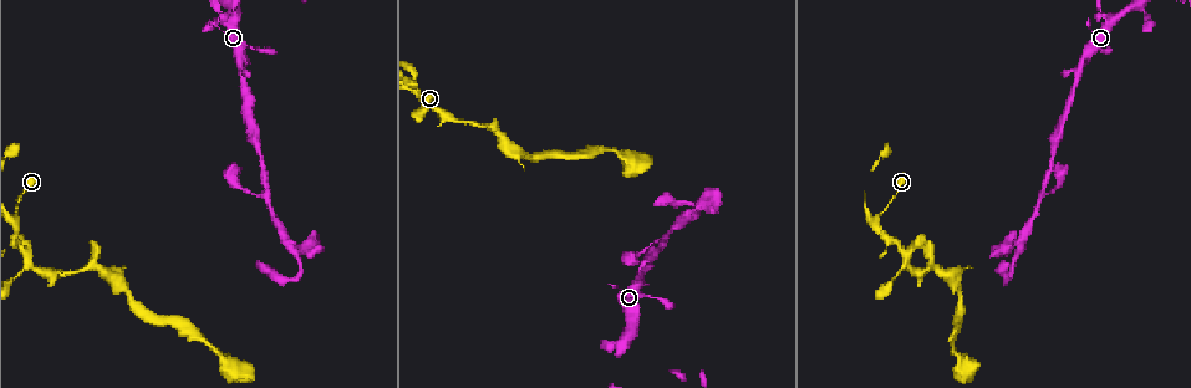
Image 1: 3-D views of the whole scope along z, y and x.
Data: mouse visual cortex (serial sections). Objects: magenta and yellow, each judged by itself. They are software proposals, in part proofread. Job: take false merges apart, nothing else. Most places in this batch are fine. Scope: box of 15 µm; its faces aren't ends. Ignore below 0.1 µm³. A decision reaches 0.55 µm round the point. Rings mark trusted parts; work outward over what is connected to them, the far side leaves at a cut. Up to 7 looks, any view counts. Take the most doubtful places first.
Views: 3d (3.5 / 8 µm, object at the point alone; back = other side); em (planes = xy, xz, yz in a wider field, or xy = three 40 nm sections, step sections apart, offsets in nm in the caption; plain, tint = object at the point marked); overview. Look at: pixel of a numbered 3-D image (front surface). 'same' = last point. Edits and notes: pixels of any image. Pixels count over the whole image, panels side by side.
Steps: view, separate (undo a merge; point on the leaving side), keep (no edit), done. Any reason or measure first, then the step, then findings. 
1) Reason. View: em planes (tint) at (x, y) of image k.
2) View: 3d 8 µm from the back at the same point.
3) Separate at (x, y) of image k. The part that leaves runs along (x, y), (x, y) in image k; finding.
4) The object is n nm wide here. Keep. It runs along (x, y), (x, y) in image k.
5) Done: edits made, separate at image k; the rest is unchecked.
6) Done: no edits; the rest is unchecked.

Two arms in line, one across. View: 3d 8 µm at (263, 191) of image 1.

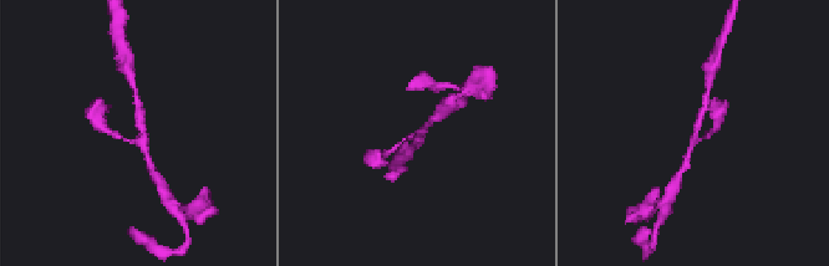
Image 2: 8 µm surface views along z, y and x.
3 arms meet here; the arms are 150, 200, 200 nm wide. View: em xy step 1 (tint) at (696, 136) of image 2.

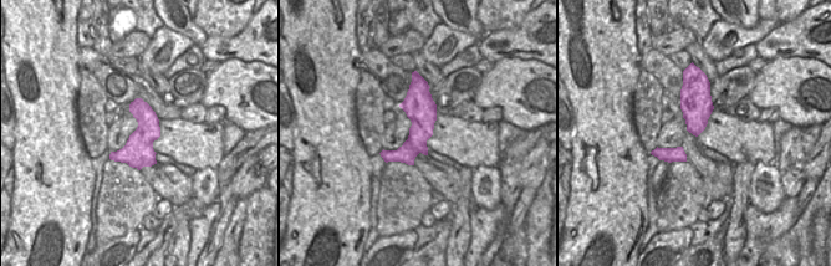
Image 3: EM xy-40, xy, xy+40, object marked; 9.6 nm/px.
Keep. It runs along (706, 103), (687, 163), (682, 168) in image 2; continuous, no second cell.

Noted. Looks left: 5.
Abrupt turn. View: 3d 3.5 µm at (413, 73) of image 1.

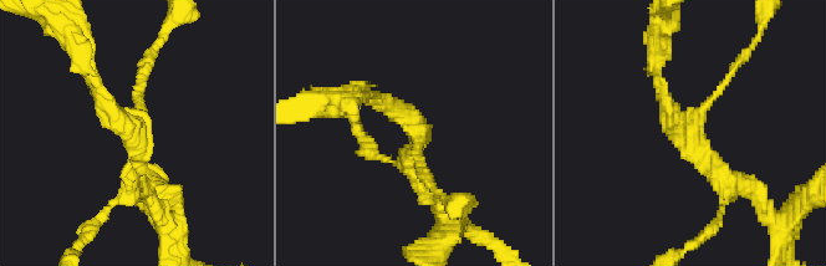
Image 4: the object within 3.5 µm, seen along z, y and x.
Shape alone is not enough. View: em xy step 3 (tint) at (418, 133) of image 4.

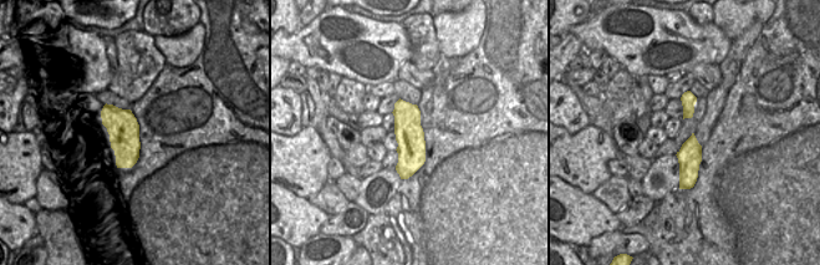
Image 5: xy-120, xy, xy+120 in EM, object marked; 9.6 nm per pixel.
Keep. It runs along (152, 54), (136, 98), (136, 187) in image 4; all the same cell.

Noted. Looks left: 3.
Sudden change in width. View: 3d 8 µm at (58, 274) of image 1.

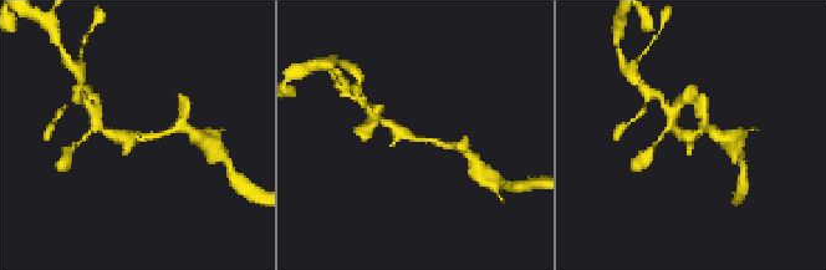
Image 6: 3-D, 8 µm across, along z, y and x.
Closer look. View: 3d 3.5 µm at (417, 136) of image 6.

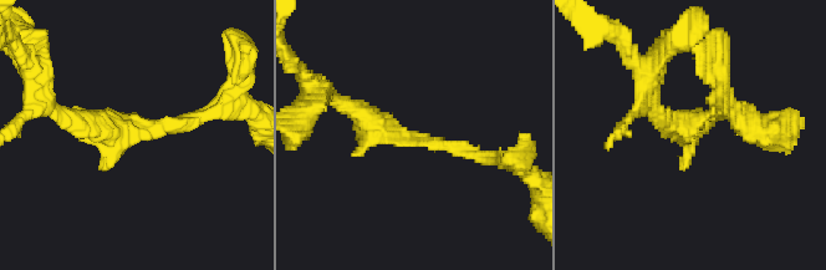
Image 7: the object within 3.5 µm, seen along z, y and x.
View: em xy step 5 (tint) at (130, 129) of image 7.

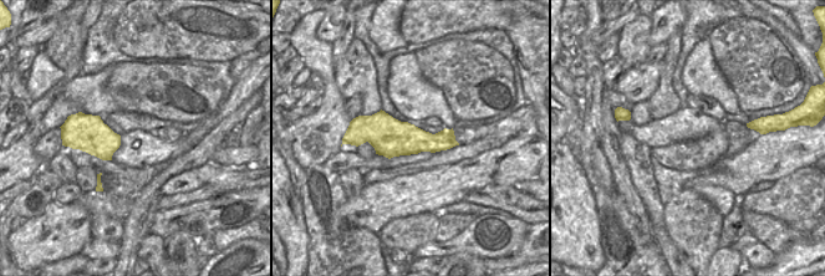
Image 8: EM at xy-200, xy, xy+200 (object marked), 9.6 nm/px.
Keep. It runs along (337, 101), (376, 126), (487, 154) in image 7; one cell here.

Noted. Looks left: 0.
Done: no edits; the rest is unchecked.

